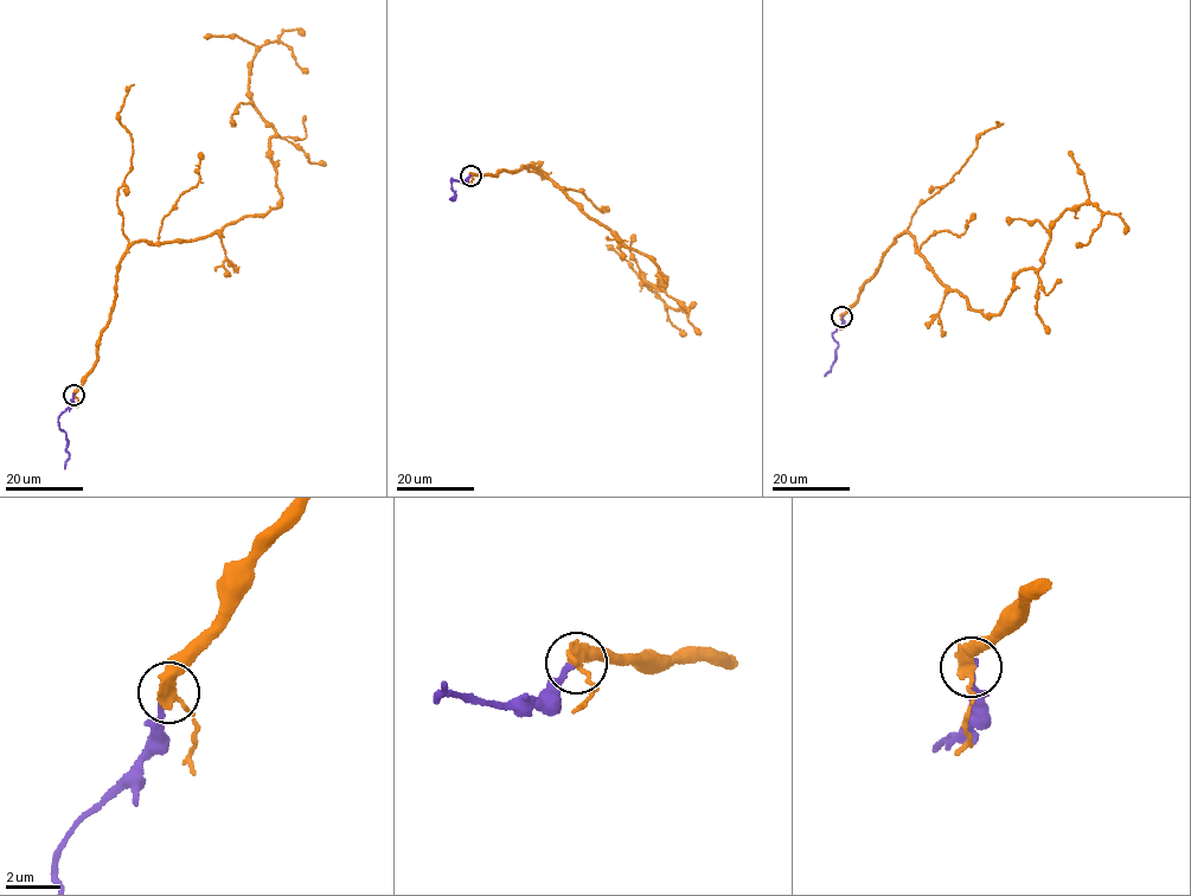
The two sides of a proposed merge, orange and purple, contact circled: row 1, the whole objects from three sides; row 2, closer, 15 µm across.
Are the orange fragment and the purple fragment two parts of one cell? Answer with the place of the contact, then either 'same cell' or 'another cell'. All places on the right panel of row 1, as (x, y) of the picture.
at (841, 317); another cell

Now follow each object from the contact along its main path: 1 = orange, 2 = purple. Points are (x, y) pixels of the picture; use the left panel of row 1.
1: (74, 395), (134, 242), (199, 240), (276, 206), (275, 130), (255, 107), (249, 71), (275, 40), (306, 70)
2: (74, 395), (57, 422), (65, 434), (69, 455), (64, 469)

